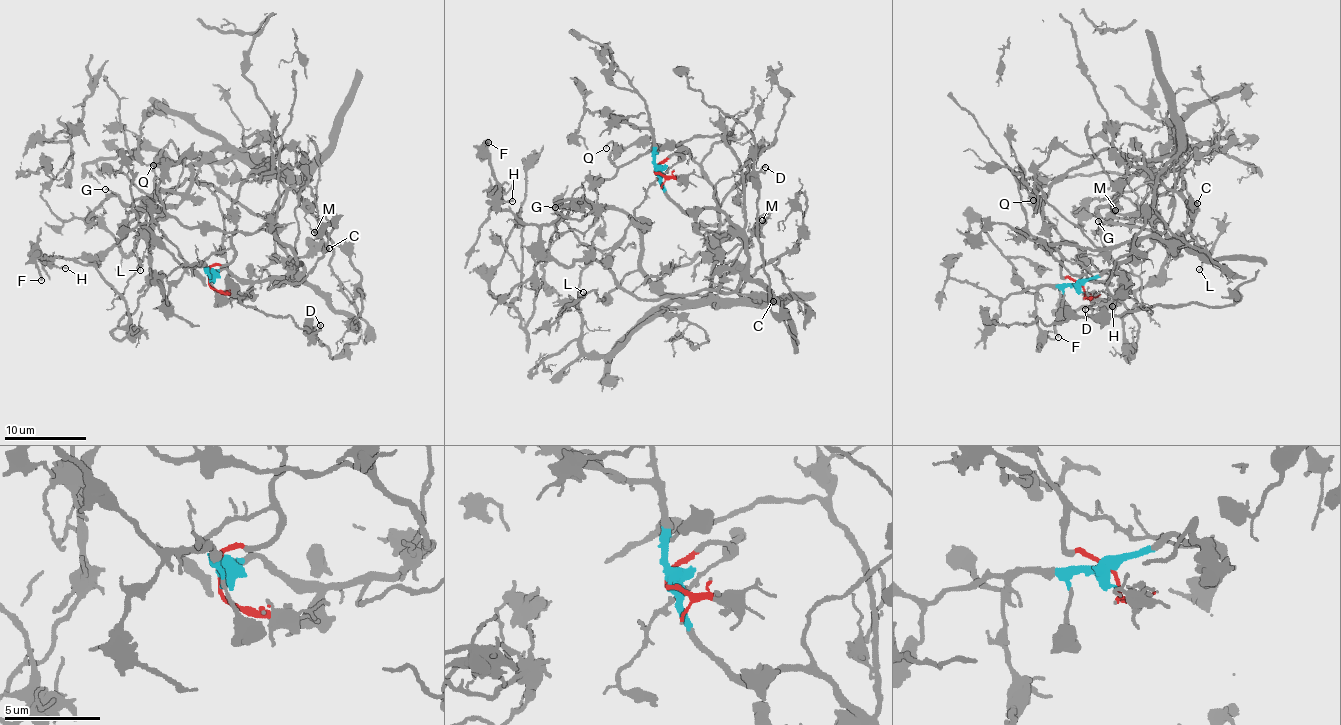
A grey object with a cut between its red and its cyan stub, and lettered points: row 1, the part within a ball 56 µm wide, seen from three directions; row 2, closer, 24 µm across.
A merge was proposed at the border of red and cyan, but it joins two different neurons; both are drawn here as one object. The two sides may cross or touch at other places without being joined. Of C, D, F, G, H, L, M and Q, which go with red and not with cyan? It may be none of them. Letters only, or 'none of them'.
G, L, M

